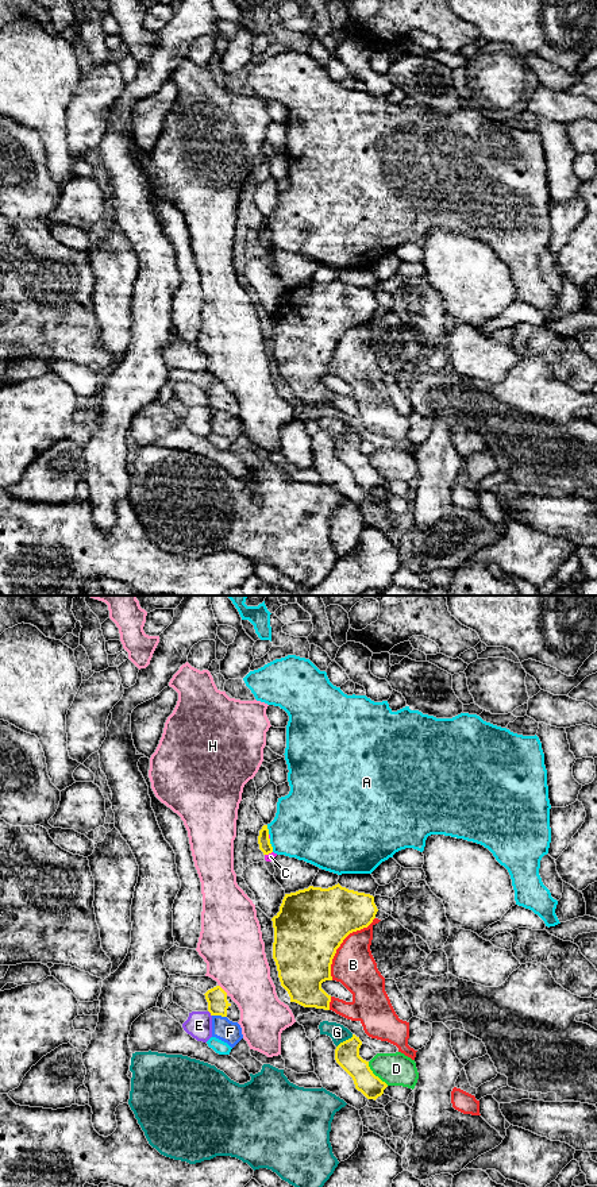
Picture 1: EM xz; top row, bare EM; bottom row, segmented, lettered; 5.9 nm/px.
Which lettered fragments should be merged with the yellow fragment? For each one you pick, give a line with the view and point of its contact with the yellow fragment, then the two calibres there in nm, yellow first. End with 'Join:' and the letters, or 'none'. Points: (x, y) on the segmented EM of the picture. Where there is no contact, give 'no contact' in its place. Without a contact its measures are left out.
Join: none

